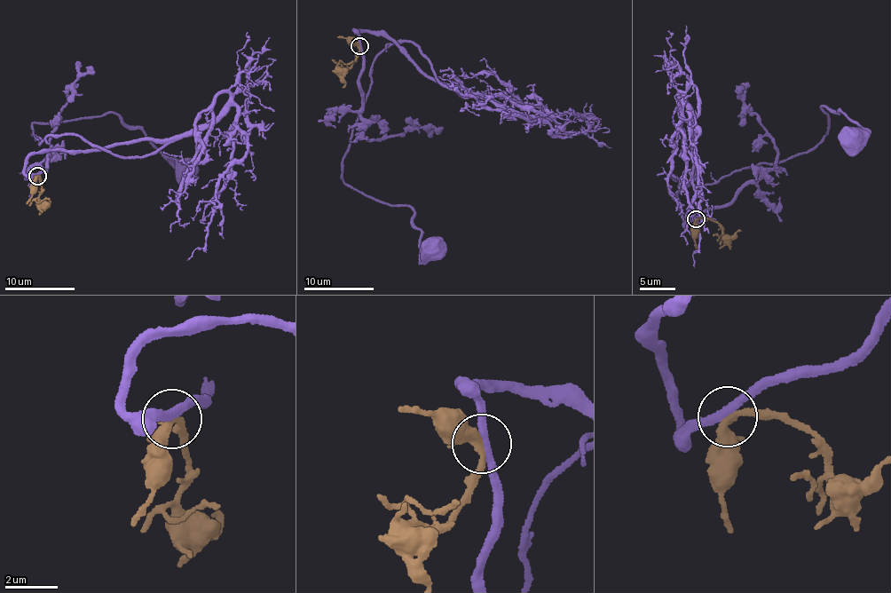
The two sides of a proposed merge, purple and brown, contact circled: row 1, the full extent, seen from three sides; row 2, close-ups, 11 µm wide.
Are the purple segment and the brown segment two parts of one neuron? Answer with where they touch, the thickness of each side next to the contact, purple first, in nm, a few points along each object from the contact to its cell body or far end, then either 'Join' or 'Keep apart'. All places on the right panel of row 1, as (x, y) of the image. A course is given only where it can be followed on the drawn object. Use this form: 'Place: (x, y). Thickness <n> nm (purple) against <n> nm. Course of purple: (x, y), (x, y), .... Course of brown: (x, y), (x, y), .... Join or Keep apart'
Place: (696, 219). Thickness 280 nm (purple) against 320 nm. Course of purple: (696, 218), (674, 197), (692, 155), (699, 174), (672, 177), (797, 156), (825, 136), (823, 106), (855, 138). Course of brown: (696, 218), (715, 221), (723, 234), (736, 234), (741, 229). Keep apart

